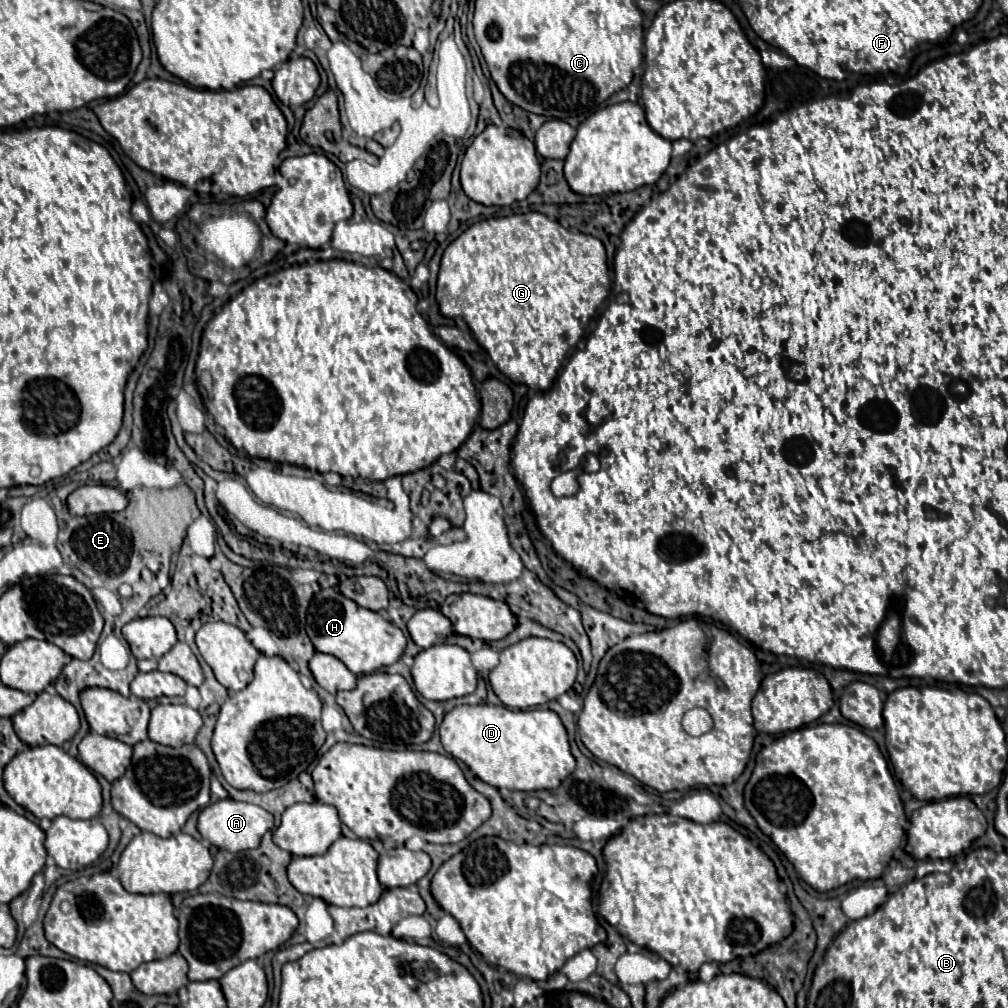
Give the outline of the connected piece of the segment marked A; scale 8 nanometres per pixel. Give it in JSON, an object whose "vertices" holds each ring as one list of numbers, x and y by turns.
{"vertices":[[224,798,214,804,208,804,198,816,198,832,202,834,202,838,228,852,244,852,244,850,258,848,260,838,270,828,274,828,274,818,270,812,266,812,256,804,236,802,232,798]]}

